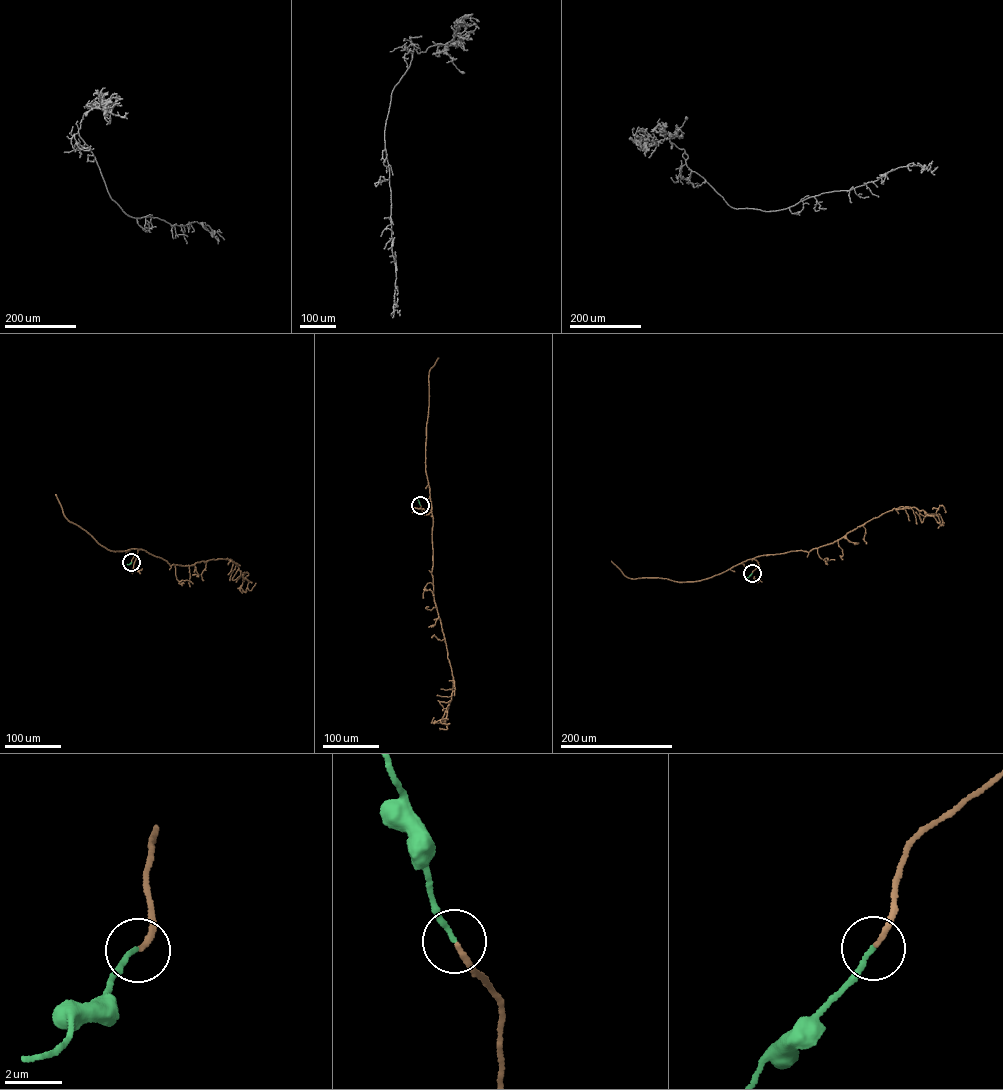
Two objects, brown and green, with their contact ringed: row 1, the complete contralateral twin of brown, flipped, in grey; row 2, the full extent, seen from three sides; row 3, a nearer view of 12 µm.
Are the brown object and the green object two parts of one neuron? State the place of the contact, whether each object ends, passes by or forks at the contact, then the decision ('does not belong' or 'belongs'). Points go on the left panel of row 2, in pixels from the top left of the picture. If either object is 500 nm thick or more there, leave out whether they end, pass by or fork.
place (131, 562); brown ends; green ends; belongs

